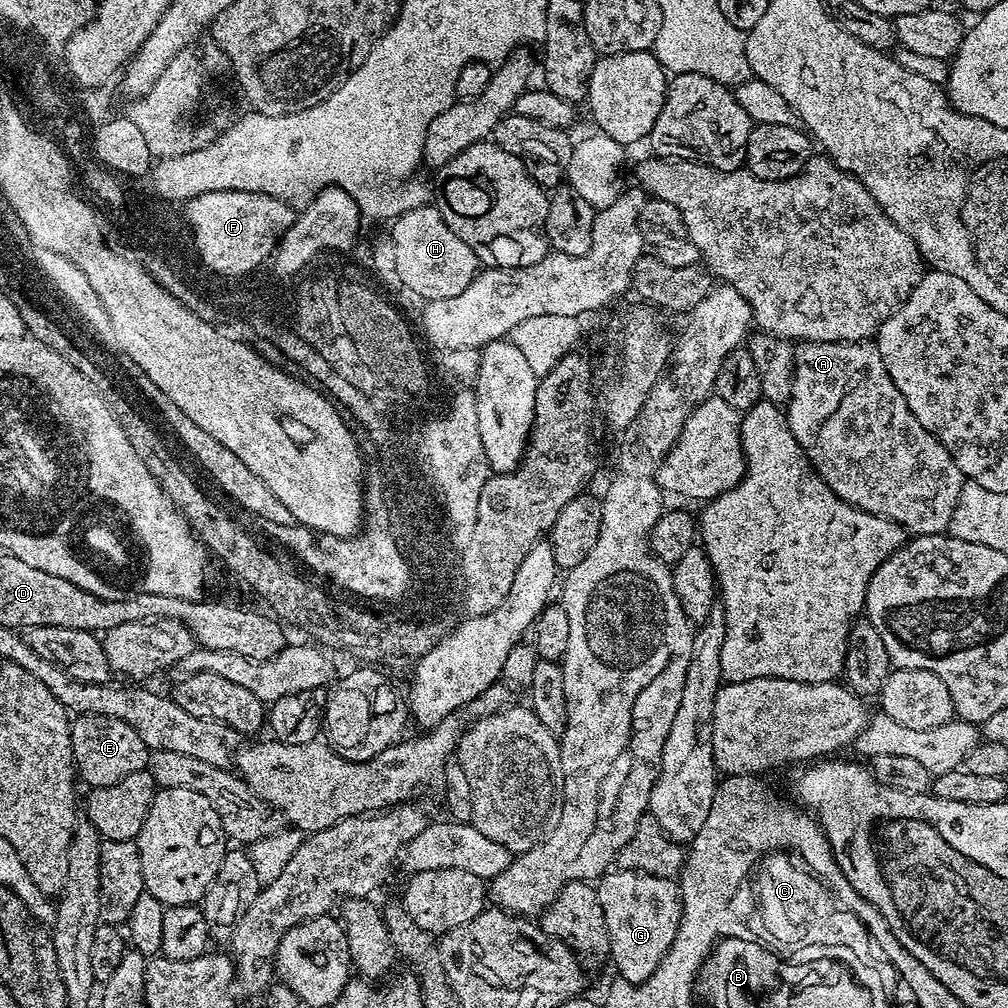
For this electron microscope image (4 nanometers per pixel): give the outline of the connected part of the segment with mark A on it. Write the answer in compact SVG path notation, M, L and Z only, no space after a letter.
M871 339L797 343L792 396L786 405L786 415L798 446L802 446L814 471L838 498L850 502L850 506L893 520L912 536L939 536L948 532L954 506L966 483L964 475L936 443L936 436L914 418Z

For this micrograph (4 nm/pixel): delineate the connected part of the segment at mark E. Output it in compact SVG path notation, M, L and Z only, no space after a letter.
M77 715L70 724L72 730L72 758L76 761L79 779L88 783L89 789L105 788L122 782L135 772L143 772L148 767L150 749L146 742L126 722L109 716Z

